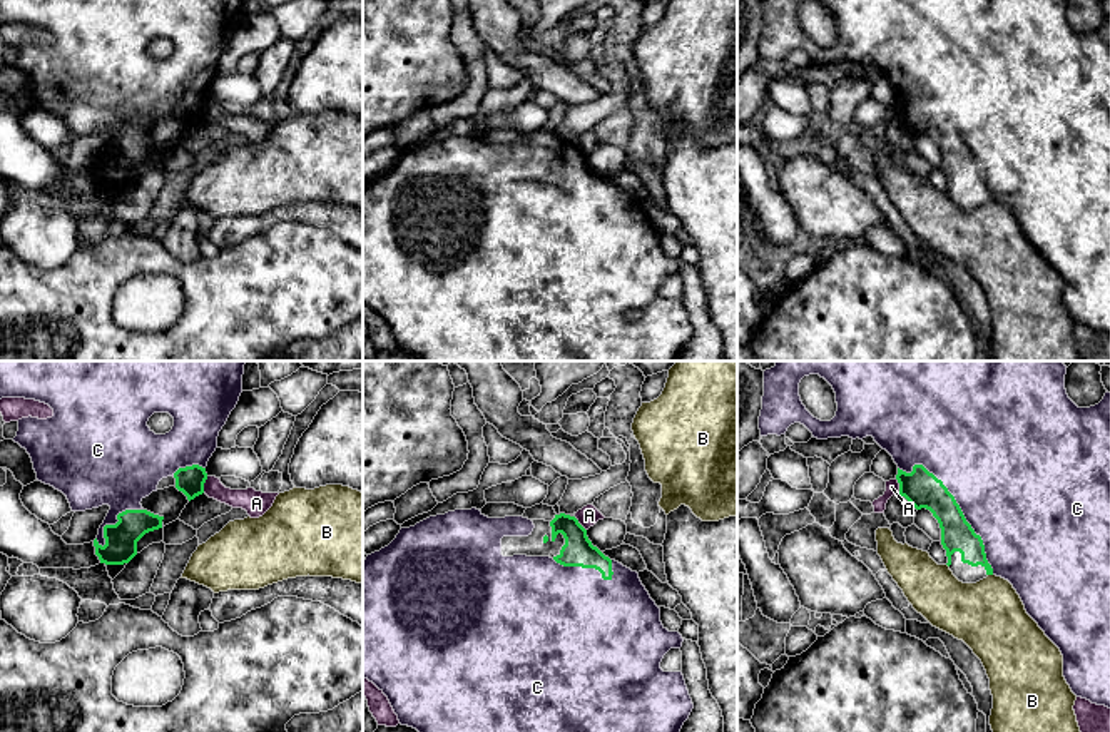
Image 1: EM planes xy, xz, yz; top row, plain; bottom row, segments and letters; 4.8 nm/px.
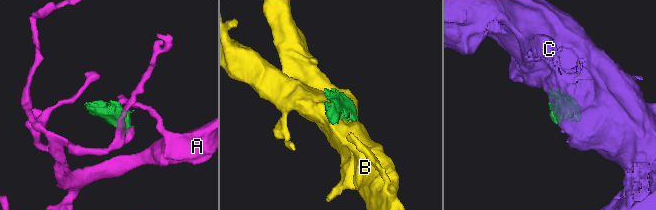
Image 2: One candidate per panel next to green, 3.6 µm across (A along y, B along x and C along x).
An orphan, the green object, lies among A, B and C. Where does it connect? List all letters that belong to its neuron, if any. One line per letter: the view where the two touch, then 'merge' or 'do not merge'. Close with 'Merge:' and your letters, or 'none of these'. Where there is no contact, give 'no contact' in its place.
A: xy | do not merge
B: yz | do not merge
C: yz | merge
Merge: C

